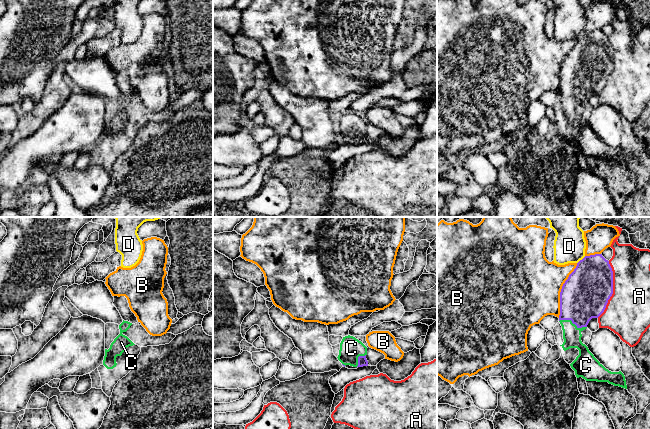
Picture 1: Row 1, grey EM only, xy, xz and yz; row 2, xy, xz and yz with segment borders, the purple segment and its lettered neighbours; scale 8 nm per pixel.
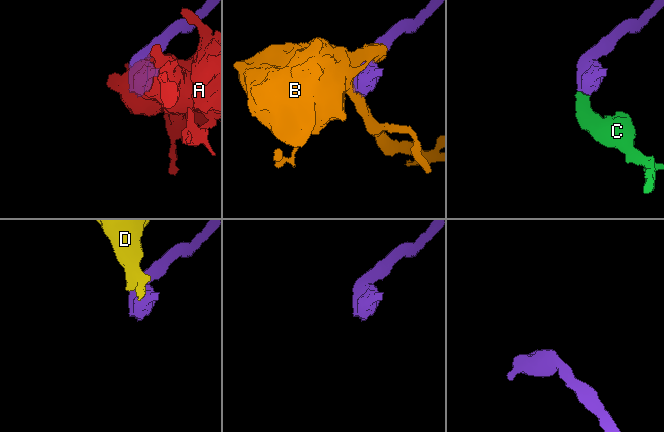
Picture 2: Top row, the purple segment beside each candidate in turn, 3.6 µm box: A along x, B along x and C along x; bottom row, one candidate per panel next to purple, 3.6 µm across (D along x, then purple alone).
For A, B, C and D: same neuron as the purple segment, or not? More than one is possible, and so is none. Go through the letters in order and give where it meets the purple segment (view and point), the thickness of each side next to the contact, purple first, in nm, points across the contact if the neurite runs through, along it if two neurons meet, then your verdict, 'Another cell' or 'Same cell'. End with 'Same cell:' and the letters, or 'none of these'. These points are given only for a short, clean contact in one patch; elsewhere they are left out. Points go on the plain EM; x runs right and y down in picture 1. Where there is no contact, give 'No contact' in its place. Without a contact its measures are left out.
A: Touches purple at yz (612, 65). Thickness 380 nm (purple) against 360 nm. Another cell
B: Touches purple at yz (561, 66). Thickness 380 nm (purple) against 480 nm. Another cell
C: Touches purple at yz (573, 99). Thickness 380 nm (purple) against 150 nm. Path across: yz (584, 71), (576, 85), (573, 99), (572, 111). Same cell
D: Touches purple at yz (582, 35). Thickness 380 nm (purple) against 260 nm. Another cell
Same cell: C

